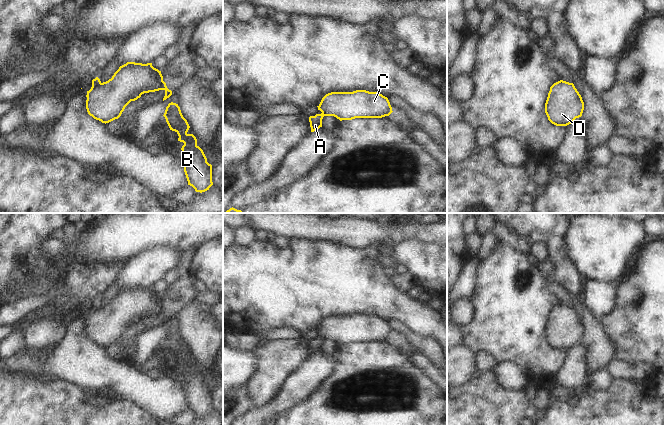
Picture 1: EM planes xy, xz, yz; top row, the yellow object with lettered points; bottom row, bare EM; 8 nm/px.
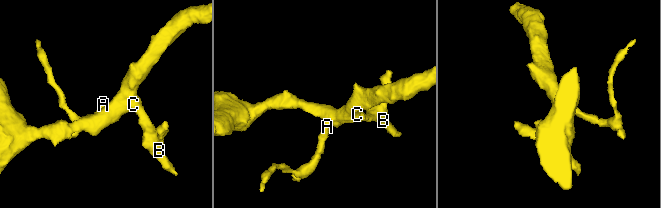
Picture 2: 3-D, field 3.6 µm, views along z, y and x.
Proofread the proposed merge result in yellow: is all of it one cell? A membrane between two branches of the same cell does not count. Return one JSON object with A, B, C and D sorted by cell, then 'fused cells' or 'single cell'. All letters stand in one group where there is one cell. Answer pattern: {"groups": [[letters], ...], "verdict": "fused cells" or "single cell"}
{"groups": [["A"], ["B", "C", "D"]], "verdict": "fused cells"}

